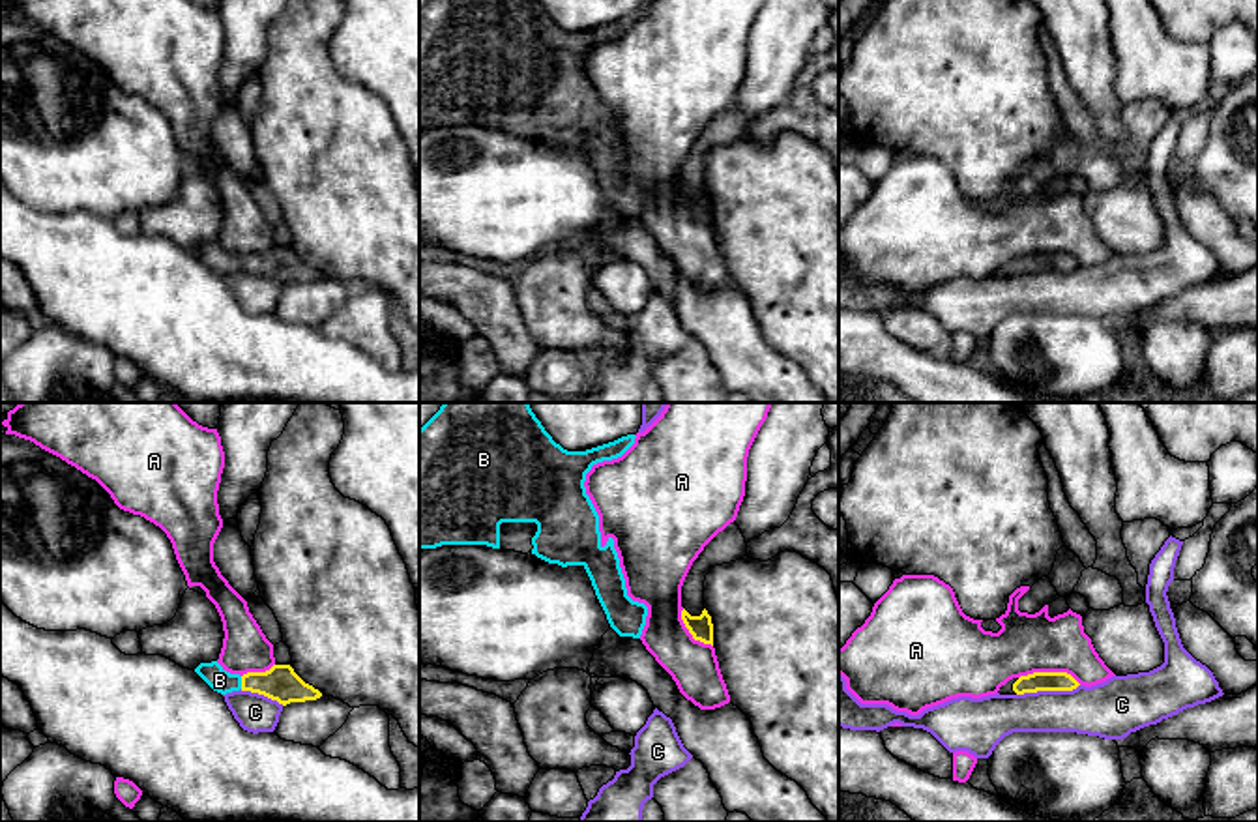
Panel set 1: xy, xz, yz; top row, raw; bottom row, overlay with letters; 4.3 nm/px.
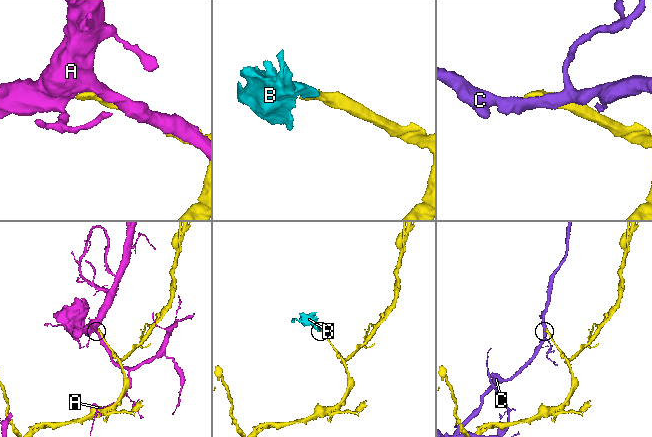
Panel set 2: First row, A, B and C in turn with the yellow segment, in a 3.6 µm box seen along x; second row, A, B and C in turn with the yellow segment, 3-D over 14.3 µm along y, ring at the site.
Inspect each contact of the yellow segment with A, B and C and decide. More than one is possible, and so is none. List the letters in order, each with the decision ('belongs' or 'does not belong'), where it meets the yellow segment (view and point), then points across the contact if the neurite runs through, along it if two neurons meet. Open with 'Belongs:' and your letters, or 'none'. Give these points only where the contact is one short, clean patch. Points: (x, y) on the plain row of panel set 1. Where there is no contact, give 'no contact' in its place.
Belongs: B
A: does not belong; contact yz (1051, 253)
B: belongs; contact xy (242, 263); way xy (281, 264), (242, 263), (219, 261)
C: does not belong; contact yz (1047, 270)

